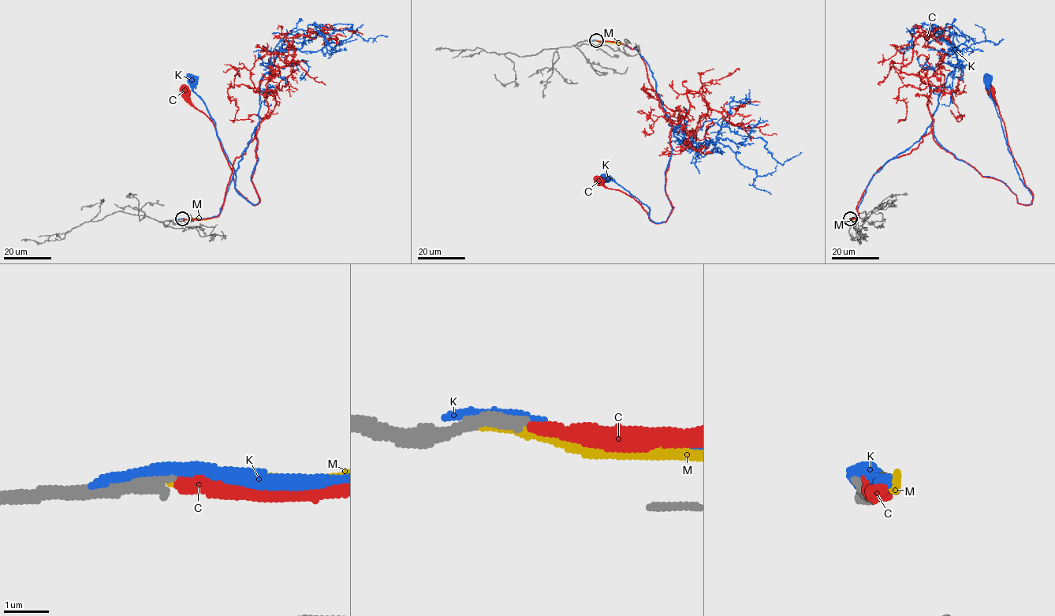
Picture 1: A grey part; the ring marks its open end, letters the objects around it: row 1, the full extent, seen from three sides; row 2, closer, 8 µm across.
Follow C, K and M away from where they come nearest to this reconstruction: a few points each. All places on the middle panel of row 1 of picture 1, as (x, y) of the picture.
C: (596, 40), (635, 47), (659, 106), (669, 114), (665, 192), (671, 214), (654, 223), (633, 198), (598, 181)
K: (596, 40), (634, 47), (652, 72), (671, 121), (669, 217), (654, 222), (645, 204), (605, 177)
M: (595, 40), (624, 45)

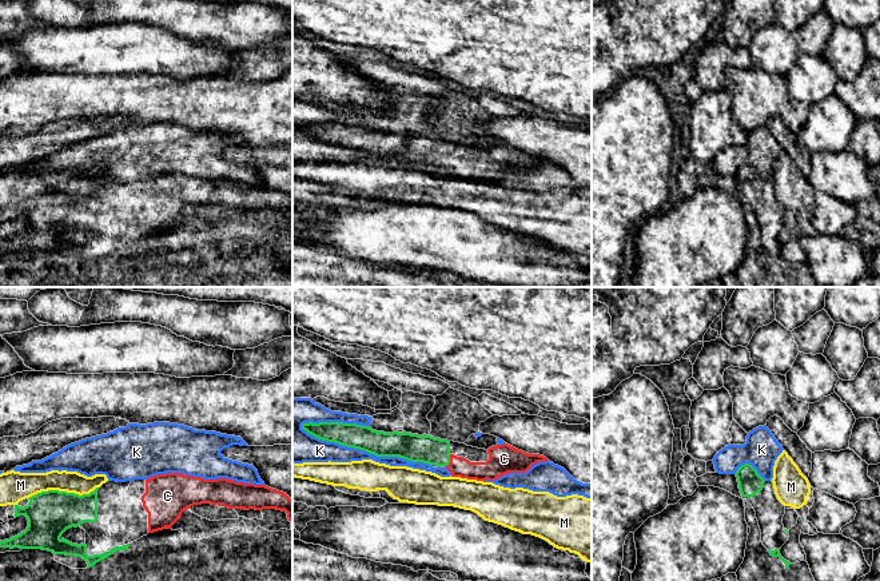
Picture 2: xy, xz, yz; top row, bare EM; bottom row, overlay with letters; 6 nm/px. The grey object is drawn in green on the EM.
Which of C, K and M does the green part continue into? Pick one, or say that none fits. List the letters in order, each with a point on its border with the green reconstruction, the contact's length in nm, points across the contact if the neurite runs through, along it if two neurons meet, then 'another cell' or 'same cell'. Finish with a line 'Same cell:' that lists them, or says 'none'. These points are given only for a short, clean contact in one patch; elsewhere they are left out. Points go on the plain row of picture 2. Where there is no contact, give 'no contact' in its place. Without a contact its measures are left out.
C: meets green in xz at (449, 162); contact 90 nm long; same cell
K: meets green in xz at (365, 151); contact 800 nm long; another cell
M: meets green in xy at (63, 192); contact 440 nm long; another cell
Same cell: C

